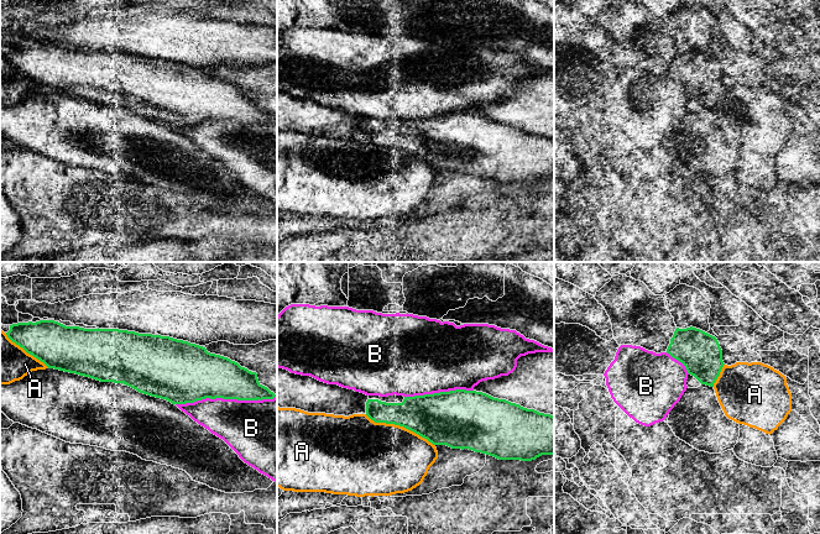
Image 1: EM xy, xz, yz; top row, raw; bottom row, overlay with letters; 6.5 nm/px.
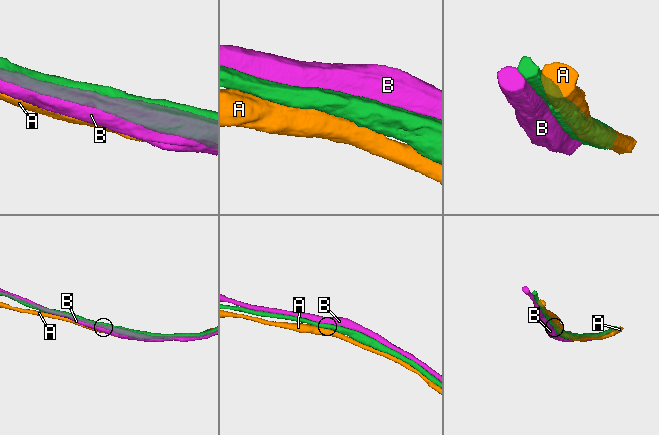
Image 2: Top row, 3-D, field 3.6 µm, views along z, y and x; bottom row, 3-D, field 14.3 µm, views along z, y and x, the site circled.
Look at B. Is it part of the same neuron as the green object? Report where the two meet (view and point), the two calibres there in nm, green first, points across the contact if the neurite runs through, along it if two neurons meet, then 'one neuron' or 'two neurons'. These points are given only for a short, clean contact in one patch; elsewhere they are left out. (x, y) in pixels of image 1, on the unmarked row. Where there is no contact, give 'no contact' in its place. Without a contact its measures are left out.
xy (225, 121) | 320/360 nm | two neurons

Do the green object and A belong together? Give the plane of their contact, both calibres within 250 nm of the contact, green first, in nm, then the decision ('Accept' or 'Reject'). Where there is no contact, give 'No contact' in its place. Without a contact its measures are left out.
Touches green in xz. Thickness 320 nm (green) against 460 nm. Reject

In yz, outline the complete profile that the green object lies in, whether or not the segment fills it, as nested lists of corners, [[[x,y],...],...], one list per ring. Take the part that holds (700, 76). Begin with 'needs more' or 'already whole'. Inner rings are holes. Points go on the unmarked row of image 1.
needs more | [[[693,49],[675,52],[667,77],[685,89],[688,111],[714,110],[725,88],[717,62]]]

